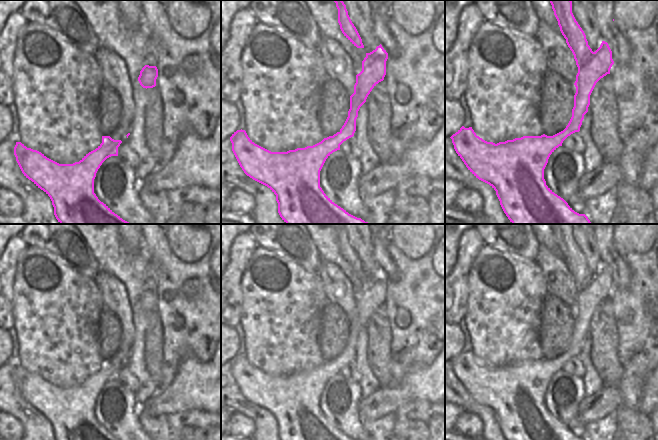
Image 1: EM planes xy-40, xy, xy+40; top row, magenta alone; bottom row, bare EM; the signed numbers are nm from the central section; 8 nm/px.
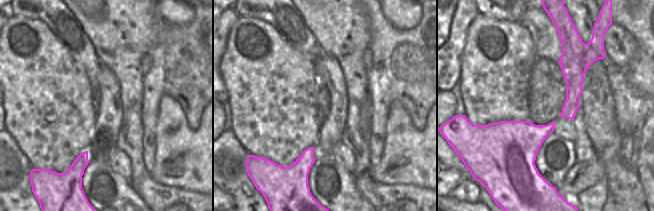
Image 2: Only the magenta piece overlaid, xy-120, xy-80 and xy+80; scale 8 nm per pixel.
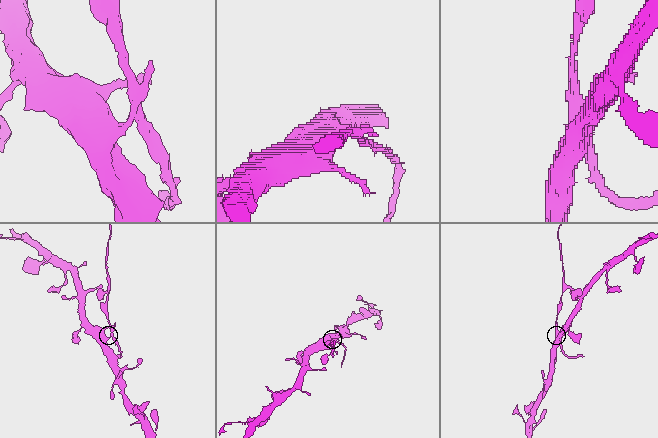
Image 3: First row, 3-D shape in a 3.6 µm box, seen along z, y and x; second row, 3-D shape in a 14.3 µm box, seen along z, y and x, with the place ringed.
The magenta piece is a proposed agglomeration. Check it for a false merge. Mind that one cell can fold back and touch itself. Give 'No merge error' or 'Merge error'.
Merge error

